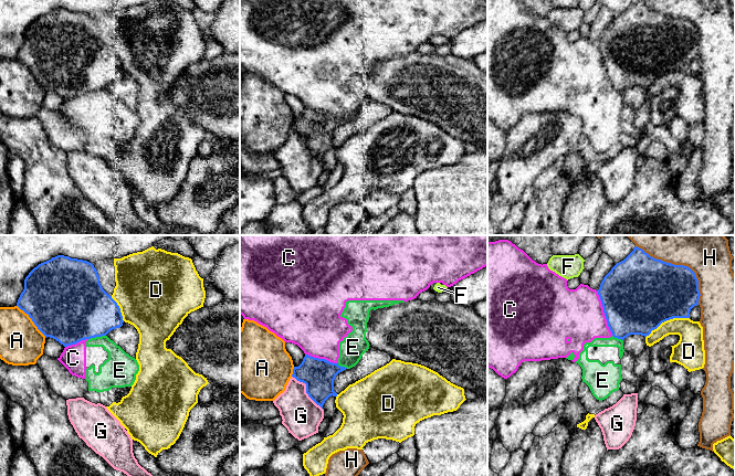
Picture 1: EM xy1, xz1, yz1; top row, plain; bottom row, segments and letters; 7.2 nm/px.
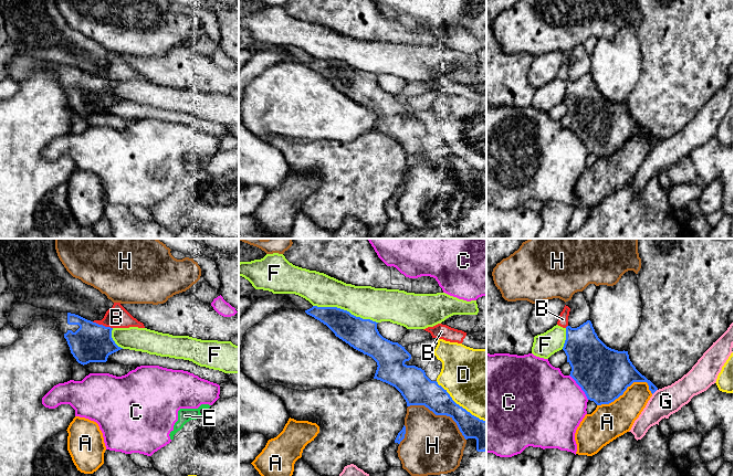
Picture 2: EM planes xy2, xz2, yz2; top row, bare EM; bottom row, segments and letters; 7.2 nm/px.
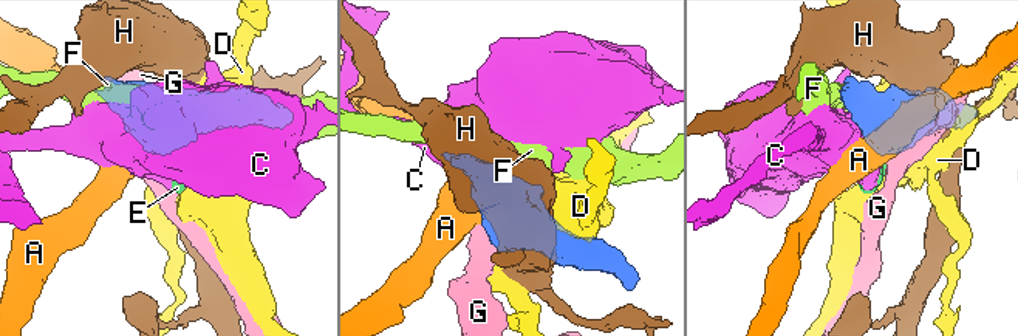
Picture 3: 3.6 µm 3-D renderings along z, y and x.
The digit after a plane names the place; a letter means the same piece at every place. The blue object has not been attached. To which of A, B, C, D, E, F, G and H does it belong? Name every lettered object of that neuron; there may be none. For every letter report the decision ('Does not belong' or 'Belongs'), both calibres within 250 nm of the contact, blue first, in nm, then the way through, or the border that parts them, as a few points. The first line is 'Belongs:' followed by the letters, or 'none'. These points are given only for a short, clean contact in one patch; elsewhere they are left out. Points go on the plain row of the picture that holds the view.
Belongs: none
A: Does not belong. Thickness 380 nm (blue) against 240 nm
B: Does not belong. Thickness 280 nm (blue) against 160 nm. Boundary: xy2 (92, 74), (112, 81)
C: Does not belong. Thickness 500 nm (blue) against 380 nm
D: Does not belong. Thickness 190 nm (blue) against 480 nm
E: Does not belong. Thickness 460 nm (blue) against 170 nm
F: Does not belong. Thickness 220 nm (blue) against 240 nm. Boundary: xz2 (313, 57), (336, 59), (356, 69), (369, 71), (377, 75)
G: Does not belong. Thickness 240 nm (blue) against 280 nm
H: Does not belong. Thickness 440 nm (blue) against 280 nm

